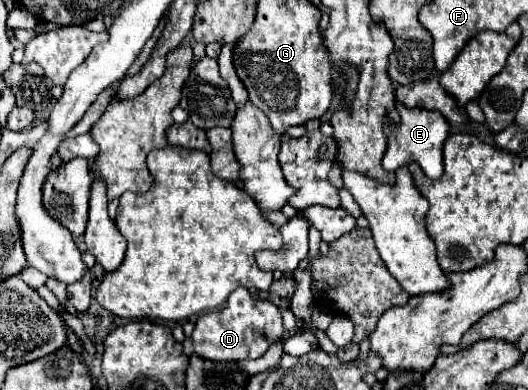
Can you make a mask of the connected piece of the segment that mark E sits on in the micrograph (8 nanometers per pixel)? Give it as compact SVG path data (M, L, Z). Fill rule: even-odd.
M396 104L396 112L400 114L400 122L386 120L386 124L384 124L384 134L386 134L386 142L388 142L388 148L382 156L384 170L394 172L396 168L410 164L414 160L420 164L420 168L424 170L424 174L428 178L432 178L432 180L440 178L444 172L442 146L450 134L448 120L444 120L444 116L440 112L426 110L426 108L406 108L404 104Z

